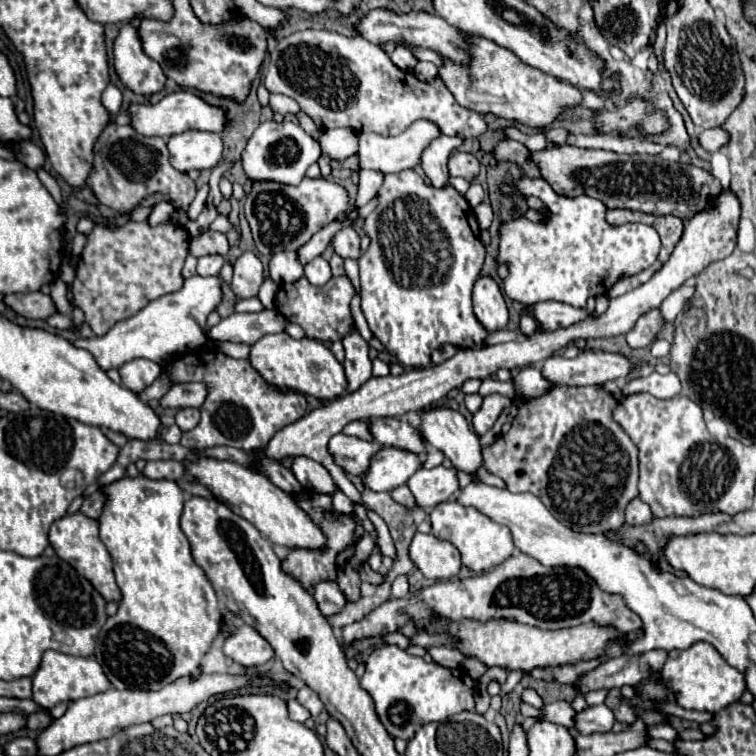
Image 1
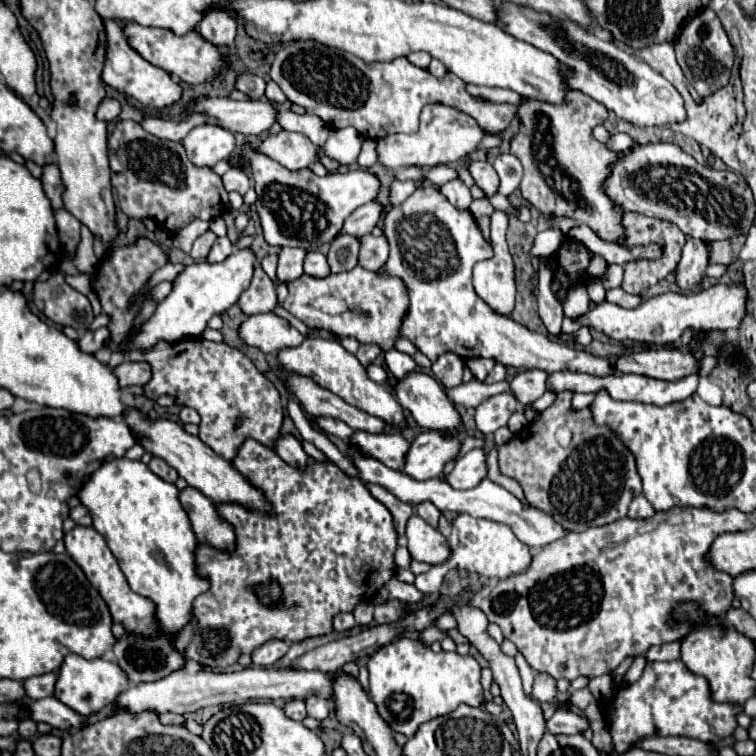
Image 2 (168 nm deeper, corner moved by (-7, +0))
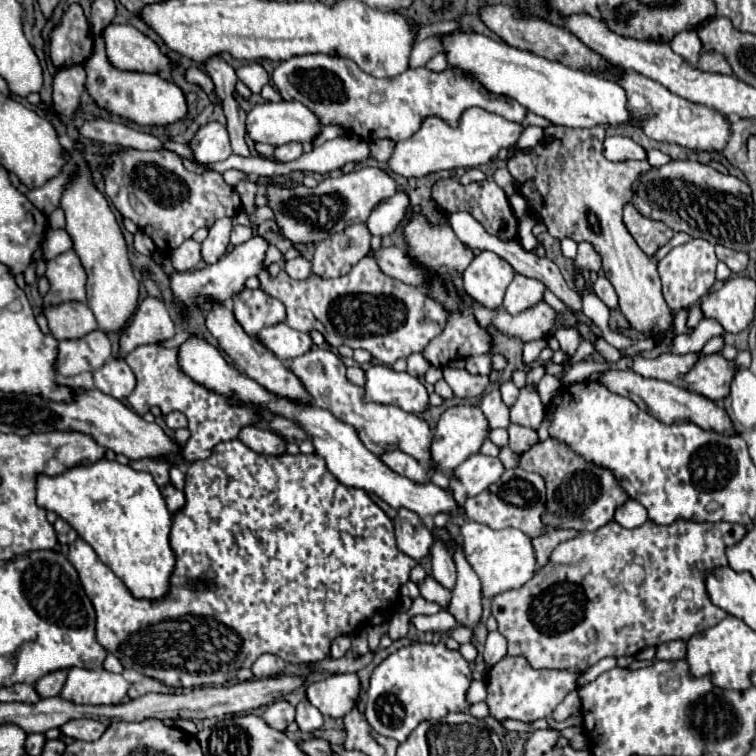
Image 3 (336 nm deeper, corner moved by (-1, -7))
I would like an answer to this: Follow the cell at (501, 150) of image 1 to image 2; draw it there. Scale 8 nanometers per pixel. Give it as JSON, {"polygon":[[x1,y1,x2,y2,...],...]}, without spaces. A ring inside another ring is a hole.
{"polygon":[[568,91,568,97,562,105,548,105,534,99,524,99,518,107,520,117,520,131,510,143,512,155,516,155,524,167,524,177,520,183,520,193,528,205,536,207,544,217,570,217,578,223,588,225,602,241,624,245,624,225,620,225,624,211,604,193,604,181,612,173,612,165,620,161,622,153,610,151,604,143,592,137,592,129,608,119,608,109,594,101,592,97,580,91]]}

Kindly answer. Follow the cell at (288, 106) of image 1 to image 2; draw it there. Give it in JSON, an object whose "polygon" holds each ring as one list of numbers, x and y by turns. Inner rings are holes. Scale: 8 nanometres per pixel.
{"polygon":[[268,81,268,85,266,85,266,97,268,97,272,103,278,103,278,105,286,101,286,97,284,97,282,89,280,89,274,81]]}

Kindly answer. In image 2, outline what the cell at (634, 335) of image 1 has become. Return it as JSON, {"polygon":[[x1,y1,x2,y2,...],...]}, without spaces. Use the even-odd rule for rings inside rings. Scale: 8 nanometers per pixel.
{"polygon":[[716,283,700,293,664,293,658,295,650,301,640,303,636,309,624,309,614,303,600,303,594,309,590,309,586,315,580,319,564,319,562,323,562,333,574,333,582,325,594,327,598,331,604,331,610,339,622,341,622,343,650,343,650,345,664,345,664,343,674,343,680,339,682,331,692,327,692,329,704,329,704,331,726,331,726,329,738,329,740,321,746,317,746,303,748,303,748,289,740,283,724,285]]}

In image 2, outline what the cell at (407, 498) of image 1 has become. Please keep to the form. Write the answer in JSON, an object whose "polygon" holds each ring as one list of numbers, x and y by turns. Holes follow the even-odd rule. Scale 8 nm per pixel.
{"polygon":[[420,503,420,505,416,505,416,513,418,513,428,525,432,525,434,529,438,529,438,517,440,517,440,511,438,511,432,503]]}

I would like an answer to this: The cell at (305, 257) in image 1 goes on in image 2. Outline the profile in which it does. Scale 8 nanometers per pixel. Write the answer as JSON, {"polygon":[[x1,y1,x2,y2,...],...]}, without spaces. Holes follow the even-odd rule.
{"polygon":[[370,201,370,203,366,203,366,205,358,207,358,209,346,219,346,223,344,223,344,227,342,227,340,233,352,233,352,235,356,235,356,237,368,235,368,233,376,227,376,223,378,223,378,219,380,219,380,215,382,215,382,209,384,209,384,207,382,207,378,201]]}

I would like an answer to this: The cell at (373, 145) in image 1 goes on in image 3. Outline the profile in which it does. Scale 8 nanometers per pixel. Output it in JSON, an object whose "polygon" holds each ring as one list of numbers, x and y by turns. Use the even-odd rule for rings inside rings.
{"polygon":[[468,108,462,116,458,126,450,126,446,120,438,116,426,116,422,120,420,130,410,136,410,140,396,142,394,152,388,160,388,168,394,174,406,178,420,178,440,170,452,168,476,168,480,164,490,162,500,148,510,148,522,134,522,126,514,124,498,114,490,114,482,108]]}

